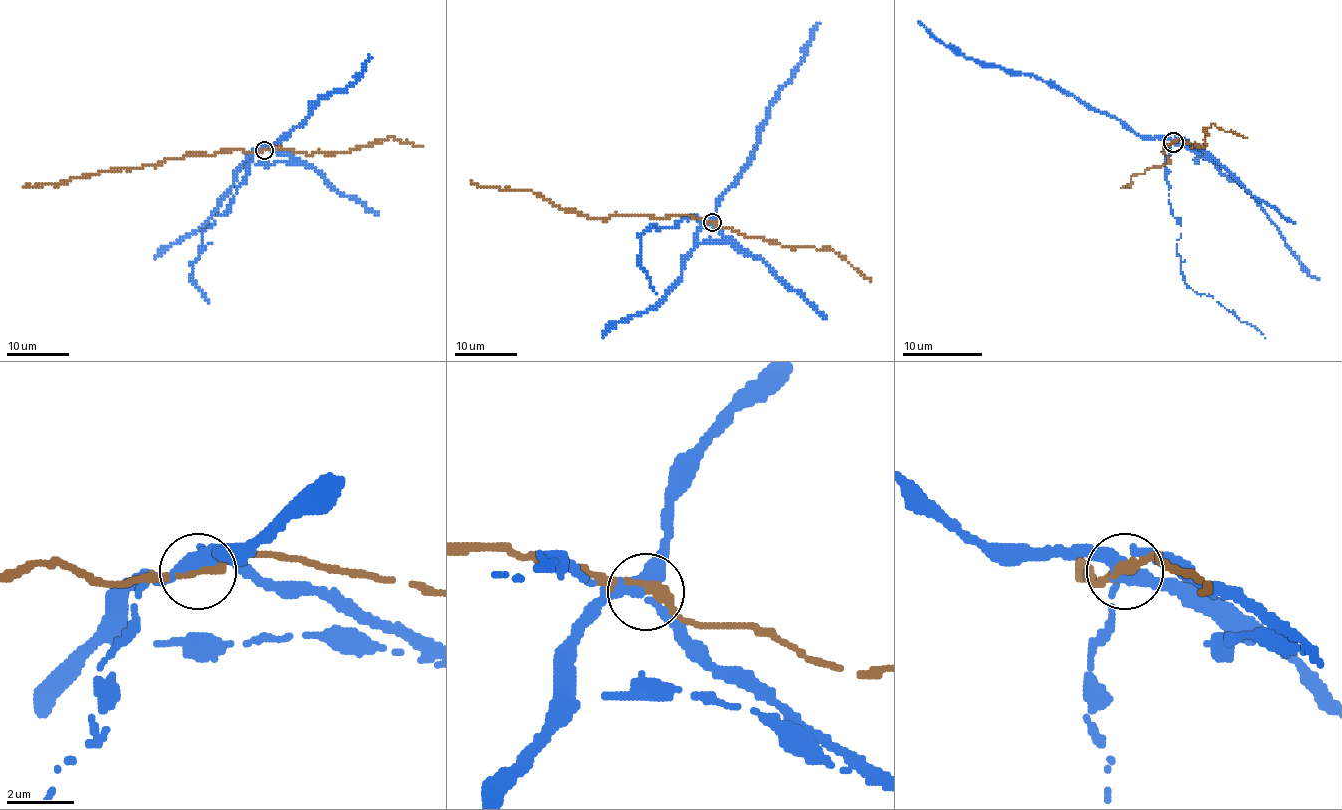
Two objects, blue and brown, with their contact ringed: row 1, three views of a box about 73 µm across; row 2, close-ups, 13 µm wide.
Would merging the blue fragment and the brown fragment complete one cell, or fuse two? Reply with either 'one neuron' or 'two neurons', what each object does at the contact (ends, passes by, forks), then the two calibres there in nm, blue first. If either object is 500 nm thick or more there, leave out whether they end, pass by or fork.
two neurons | blue forks | brown passes by | 340/280 nm

